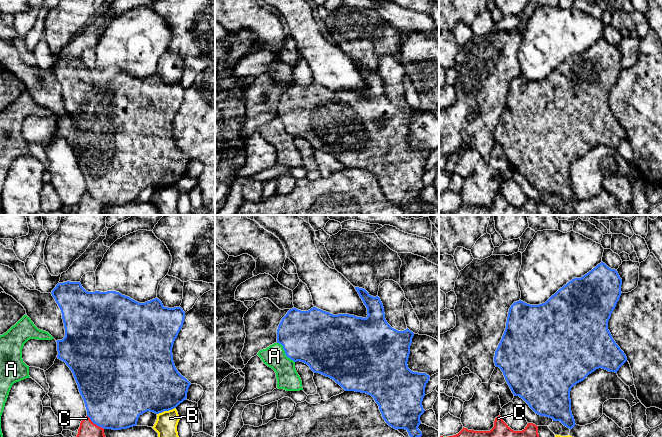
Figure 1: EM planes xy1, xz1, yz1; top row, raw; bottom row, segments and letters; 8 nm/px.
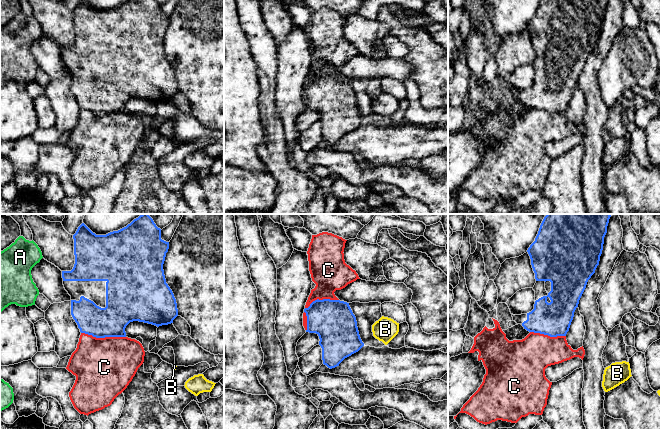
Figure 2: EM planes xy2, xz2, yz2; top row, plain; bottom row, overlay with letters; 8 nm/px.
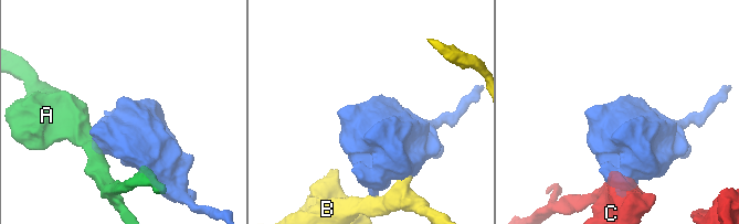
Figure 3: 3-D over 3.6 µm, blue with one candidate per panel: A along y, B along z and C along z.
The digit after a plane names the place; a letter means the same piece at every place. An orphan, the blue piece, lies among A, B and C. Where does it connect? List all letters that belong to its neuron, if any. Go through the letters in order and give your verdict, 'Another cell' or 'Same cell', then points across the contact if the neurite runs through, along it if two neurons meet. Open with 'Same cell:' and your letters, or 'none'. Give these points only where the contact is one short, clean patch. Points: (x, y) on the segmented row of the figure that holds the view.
Same cell: none
A: Another cell
B: Another cell
C: Another cell. Boundary: xy2 (81, 332), (96, 337), (125, 337)

